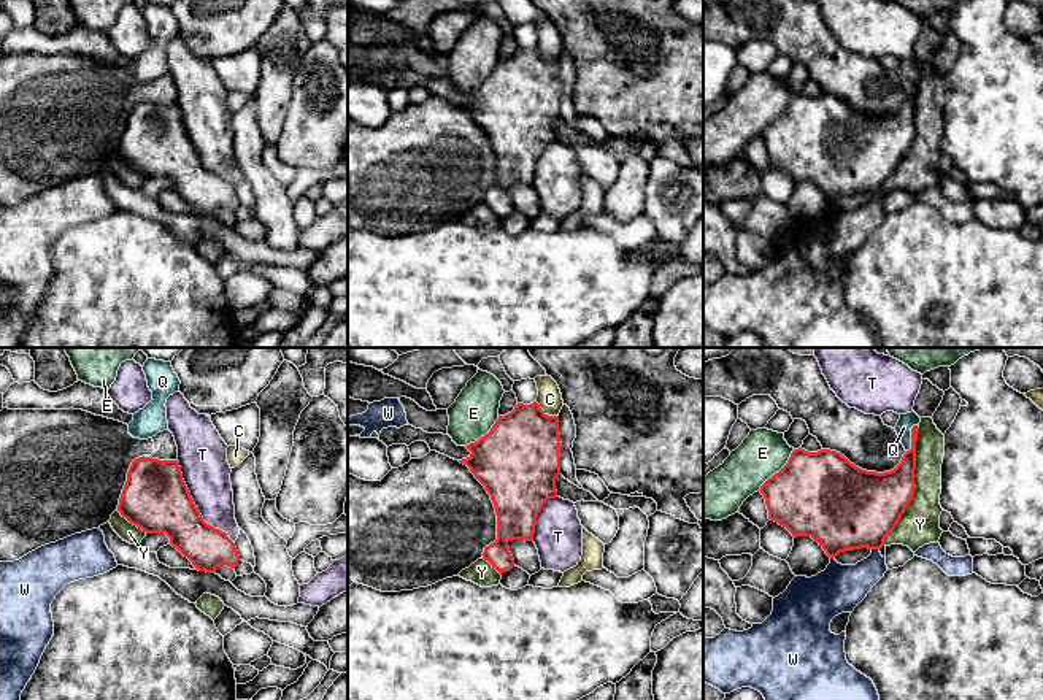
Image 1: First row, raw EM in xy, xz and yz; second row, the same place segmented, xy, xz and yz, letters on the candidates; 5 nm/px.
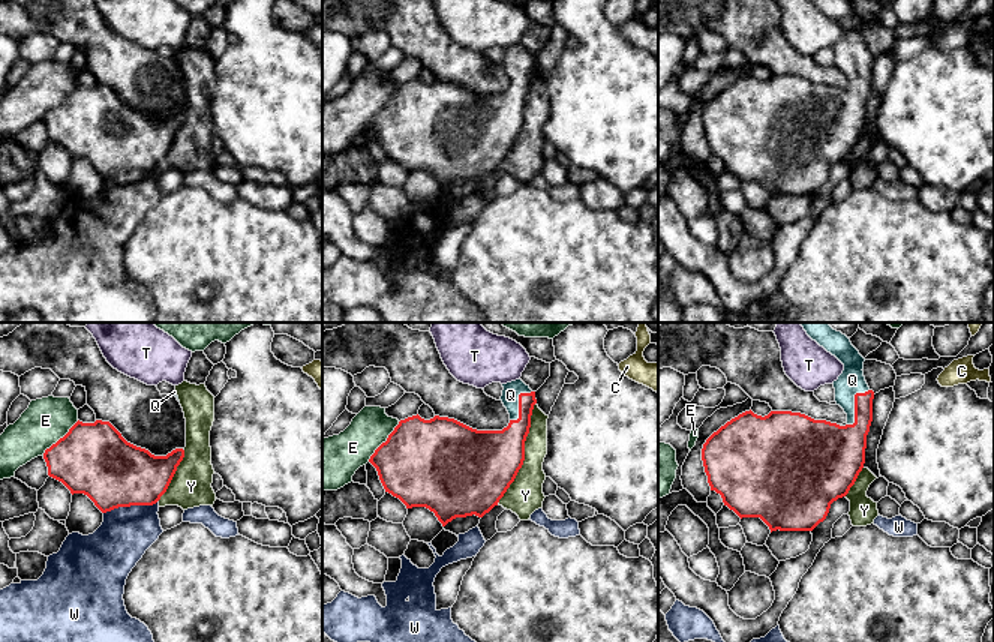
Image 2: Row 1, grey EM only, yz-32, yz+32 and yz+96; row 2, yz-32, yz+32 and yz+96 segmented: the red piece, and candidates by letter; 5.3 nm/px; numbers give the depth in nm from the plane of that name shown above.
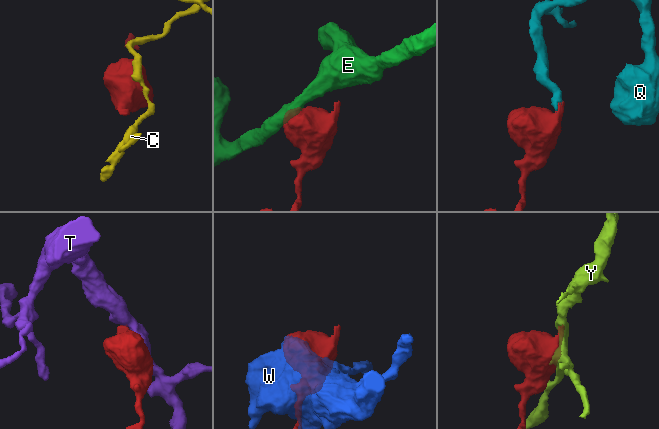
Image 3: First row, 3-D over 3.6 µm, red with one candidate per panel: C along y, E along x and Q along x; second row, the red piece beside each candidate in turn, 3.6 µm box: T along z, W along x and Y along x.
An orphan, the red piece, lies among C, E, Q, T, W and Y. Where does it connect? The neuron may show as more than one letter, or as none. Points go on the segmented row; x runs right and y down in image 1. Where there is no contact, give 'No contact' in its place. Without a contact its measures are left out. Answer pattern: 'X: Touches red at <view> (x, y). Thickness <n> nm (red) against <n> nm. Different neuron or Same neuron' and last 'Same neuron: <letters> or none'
C: Touches red at xz (546, 415). Thickness 400 nm (red) against 130 nm. Different neuron
E: Touches red at yz (780, 470). Thickness 440 nm (red) against 240 nm. Different neuron
Q: Touches red at yz (912, 438). Thickness 160 nm (red) against 80 nm. Same neuron
T: Touches red at xy (196, 507). Thickness 340 nm (red) against 240 nm. Different neuron
W: Touches red at yz (875, 548). Thickness 420 nm (red) against 220 nm. Different neuron
Y: Touches red at yz (915, 486). Thickness 320 nm (red) against 200 nm. Different neuron
Same neuron: Q

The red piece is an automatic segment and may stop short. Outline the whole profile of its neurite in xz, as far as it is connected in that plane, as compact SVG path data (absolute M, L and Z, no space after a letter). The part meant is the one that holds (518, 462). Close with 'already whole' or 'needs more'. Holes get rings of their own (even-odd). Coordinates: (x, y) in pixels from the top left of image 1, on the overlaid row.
M537 402L518 403L511 413L498 416L484 437L465 448L471 454L459 462L484 486L497 514L497 540L484 548L483 559L502 575L514 567L508 543L533 541L538 513L549 498L557 497L562 451L559 416L548 416Z; already whole

